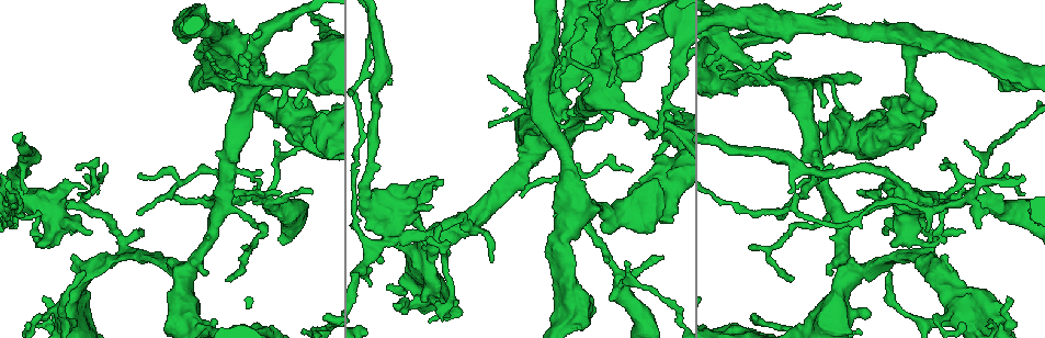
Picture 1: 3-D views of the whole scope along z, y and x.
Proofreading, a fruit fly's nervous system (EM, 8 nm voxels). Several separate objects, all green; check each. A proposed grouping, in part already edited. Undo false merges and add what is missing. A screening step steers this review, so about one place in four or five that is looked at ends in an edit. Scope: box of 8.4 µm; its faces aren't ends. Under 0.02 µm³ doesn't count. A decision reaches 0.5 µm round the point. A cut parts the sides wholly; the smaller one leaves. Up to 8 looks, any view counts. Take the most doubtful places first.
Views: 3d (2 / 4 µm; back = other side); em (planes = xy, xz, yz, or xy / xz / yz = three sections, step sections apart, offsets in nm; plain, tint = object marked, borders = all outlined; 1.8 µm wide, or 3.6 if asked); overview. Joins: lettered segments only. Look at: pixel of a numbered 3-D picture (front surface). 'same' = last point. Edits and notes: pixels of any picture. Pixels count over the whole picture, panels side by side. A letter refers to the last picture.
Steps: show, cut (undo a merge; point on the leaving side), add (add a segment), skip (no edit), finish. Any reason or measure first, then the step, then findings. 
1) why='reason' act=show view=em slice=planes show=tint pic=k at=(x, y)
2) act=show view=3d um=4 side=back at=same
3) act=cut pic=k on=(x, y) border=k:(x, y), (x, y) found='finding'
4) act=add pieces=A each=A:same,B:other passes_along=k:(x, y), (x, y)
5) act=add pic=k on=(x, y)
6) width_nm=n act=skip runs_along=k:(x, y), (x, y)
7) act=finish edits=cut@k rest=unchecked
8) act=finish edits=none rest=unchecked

act=show view=em um=3.6 slice=planes show=tint pic=1 at=(965, 230)

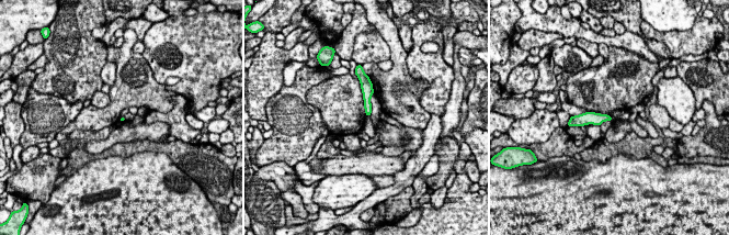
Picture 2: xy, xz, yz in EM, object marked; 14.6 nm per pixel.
act=show view=em um=3.6 slice=planes show=borders at=same

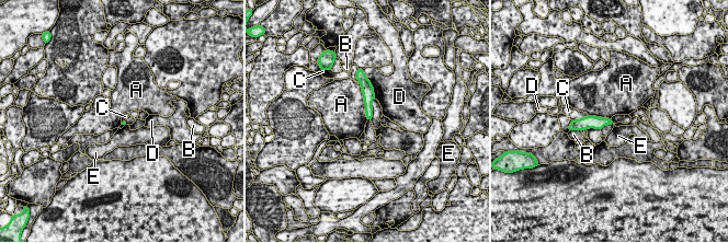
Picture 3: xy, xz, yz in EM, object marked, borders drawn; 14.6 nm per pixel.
act=skip each=A:other,B:other,C:other,D:other,E:other border=3:(588, 115), (576, 120) found='none of them fits'

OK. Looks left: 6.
why='branch point' act=show view=3d um=4 pic=1 at=(982, 201)

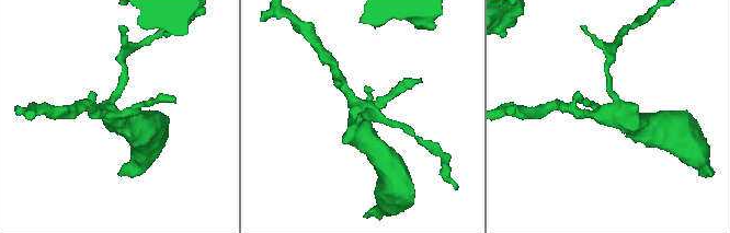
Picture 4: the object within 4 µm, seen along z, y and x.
act=show view=em slice=planes show=borders pic=4 at=(111, 113)

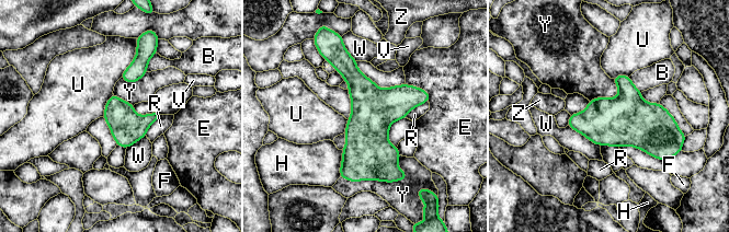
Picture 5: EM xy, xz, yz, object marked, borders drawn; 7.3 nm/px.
act=skip each=B:other,E:other,F:other,H:other,R:other,U:other,V:other,W:other,Y:other,Z:other border=5:(408, 176), (390, 182), (340, 177) found='continuous, no second neuron'

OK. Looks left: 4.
why='three-way junction' act=show view=em slice=planes show=borders pic=1 at=(233, 40)

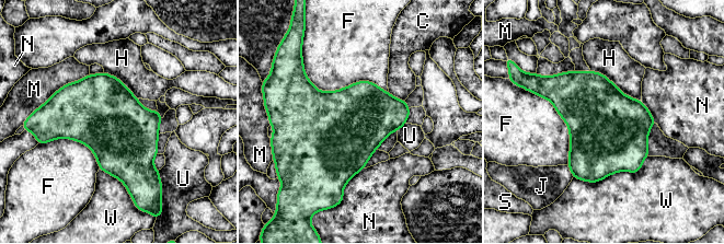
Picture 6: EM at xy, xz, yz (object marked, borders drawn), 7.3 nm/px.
width_nm=550 act=skip each=C:other,F:other,H:other,J:other,M:other,N:other,S:other,U:other,W:other border=6:(590, 70), (641, 101) found='one neuron here'

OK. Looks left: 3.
act=finish edits=none rest=unchecked

